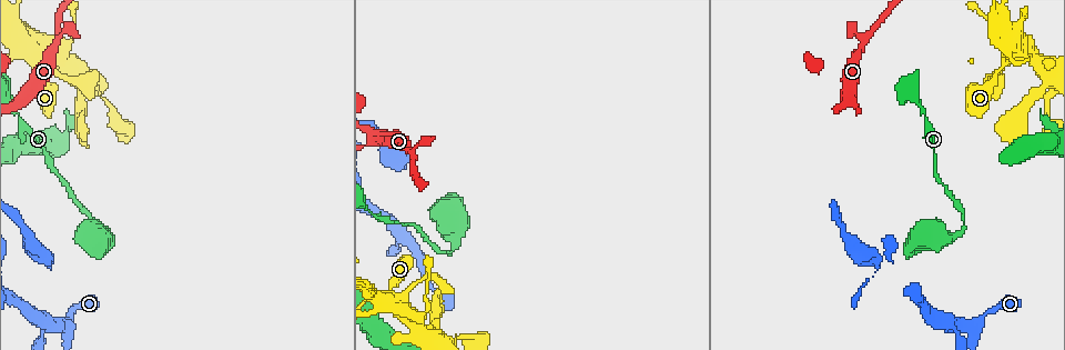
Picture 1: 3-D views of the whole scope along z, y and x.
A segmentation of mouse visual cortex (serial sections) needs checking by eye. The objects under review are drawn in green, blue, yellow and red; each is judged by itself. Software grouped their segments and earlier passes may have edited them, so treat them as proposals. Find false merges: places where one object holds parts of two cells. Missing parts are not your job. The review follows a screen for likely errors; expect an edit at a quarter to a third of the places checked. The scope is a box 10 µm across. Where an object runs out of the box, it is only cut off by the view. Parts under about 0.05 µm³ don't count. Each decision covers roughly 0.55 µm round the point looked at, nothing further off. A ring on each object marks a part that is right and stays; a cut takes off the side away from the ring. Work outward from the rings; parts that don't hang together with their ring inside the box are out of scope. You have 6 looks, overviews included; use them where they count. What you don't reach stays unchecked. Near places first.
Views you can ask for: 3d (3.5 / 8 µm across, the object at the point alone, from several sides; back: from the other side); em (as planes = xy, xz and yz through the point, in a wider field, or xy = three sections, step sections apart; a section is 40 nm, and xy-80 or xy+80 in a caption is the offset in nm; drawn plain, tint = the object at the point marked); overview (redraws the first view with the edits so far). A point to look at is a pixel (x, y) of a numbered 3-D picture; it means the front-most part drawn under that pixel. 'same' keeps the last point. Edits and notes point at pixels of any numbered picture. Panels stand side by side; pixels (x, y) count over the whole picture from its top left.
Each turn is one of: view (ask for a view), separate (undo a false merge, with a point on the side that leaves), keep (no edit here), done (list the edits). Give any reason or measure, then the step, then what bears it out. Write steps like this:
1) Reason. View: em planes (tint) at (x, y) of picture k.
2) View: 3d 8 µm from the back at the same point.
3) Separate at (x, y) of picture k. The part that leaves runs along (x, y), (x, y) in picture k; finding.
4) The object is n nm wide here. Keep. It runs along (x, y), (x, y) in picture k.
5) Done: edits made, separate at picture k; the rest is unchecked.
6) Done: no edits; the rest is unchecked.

Looks like a crossing. View: 3d 3.5 µm at (39, 51) of picture 1.

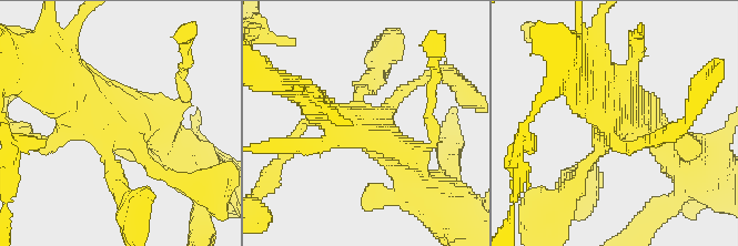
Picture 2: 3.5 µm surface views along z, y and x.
View: em xy step 3 (tint) at (363, 120) of picture 2.

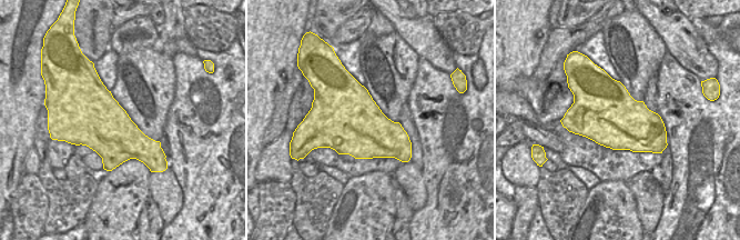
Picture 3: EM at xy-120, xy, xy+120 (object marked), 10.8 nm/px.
Keep. Continuous, no second cell.

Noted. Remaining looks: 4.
View: 3d 3.5 µm at (448, 252) of picture 1.

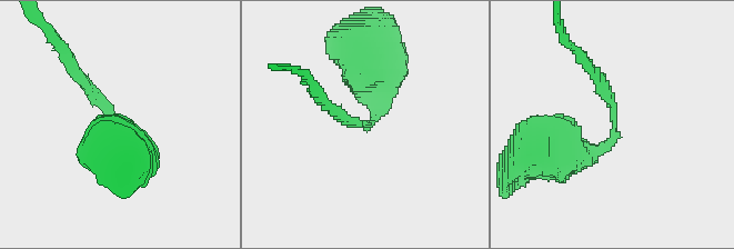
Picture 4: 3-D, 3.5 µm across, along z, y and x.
The arms are 200, 400 nm wide. View: em xy step 3 (tint) at (613, 125) of picture 4.

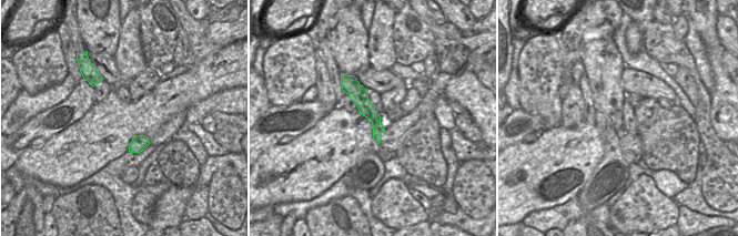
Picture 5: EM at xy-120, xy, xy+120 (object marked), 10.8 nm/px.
Keep. Continuous, no second cell.

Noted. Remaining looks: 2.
Arms part here. View: 3d 3.5 µm at (20, 101) of picture 1.

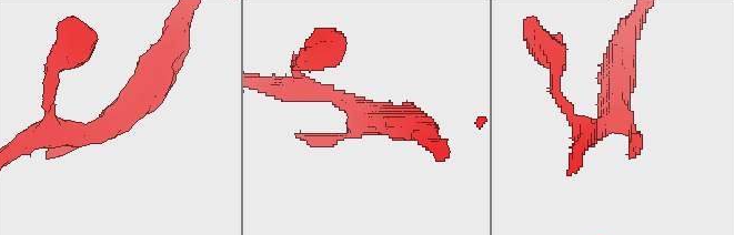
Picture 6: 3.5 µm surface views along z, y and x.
3 arms meet here; the arms are 150, 200, 450 nm wide; now the EM. View: em xy step 1 (tint) at (365, 116) of picture 6.

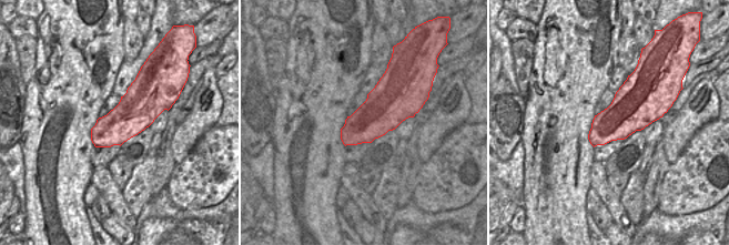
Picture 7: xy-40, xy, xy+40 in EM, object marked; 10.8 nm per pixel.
The object is 440 nm wide here. Keep. It runs along (163, 59), (146, 93), (78, 144) in picture 6; all the same cell.

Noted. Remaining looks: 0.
Done: no edits; the rest is unchecked.

